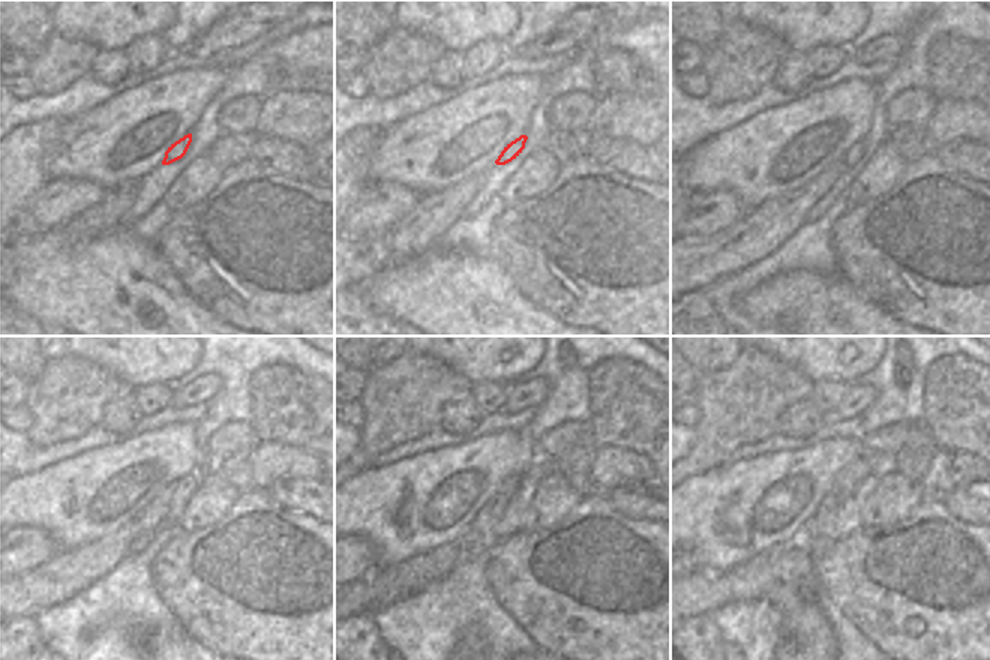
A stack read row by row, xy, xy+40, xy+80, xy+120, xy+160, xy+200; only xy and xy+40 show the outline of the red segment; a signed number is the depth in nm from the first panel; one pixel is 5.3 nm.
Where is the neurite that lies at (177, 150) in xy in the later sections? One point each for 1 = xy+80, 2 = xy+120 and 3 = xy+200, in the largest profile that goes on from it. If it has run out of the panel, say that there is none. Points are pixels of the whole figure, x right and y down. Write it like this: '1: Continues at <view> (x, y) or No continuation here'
1: Continues at xy+80 (851, 158)
2: Continues at xy+120 (186, 486)
3: Continues at xy+200 (822, 530).

